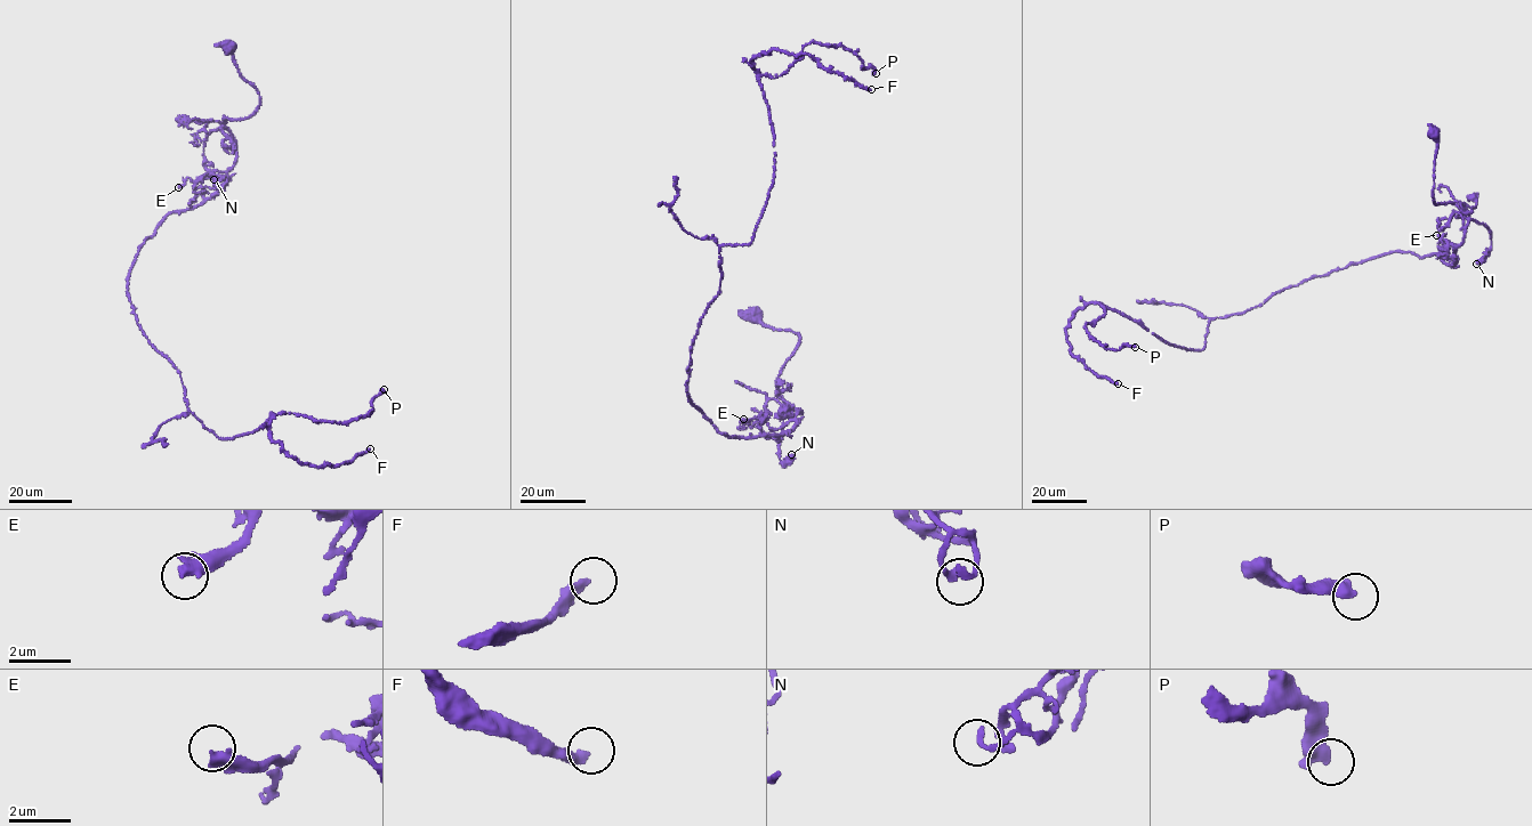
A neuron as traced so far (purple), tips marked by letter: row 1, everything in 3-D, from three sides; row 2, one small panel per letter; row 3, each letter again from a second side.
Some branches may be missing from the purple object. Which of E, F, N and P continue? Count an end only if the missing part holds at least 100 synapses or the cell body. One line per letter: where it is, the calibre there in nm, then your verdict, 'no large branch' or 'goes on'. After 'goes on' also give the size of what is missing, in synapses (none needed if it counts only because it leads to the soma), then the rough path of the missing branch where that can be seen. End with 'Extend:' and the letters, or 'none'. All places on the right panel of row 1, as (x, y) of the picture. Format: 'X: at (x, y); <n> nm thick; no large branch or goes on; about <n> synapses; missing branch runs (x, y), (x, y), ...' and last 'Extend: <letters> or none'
E: at (1436, 235); 320 nm thick; no large branch
F: at (1118, 383); 320 nm thick; goes on; about 300 synapses; missing branch runs (1118, 383), (1137, 380), (1146, 411), (1143, 406), (1118, 412), (1090, 427), (1088, 443)
N: at (1476, 264); 180 nm thick; no large branch
P: at (1135, 347); 400 nm thick; no large branch
Extend: F

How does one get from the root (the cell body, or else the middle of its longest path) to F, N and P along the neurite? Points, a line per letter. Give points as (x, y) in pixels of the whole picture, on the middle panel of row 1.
F: (755, 314), (798, 333), (801, 412), (735, 437), (686, 382), (773, 183), (752, 61), (871, 89)
N: (755, 314), (763, 326), (798, 333), (800, 338), (776, 385), (785, 414), (779, 446), (782, 466), (791, 454)
P: (755, 314), (798, 333), (801, 412), (735, 437), (686, 382), (773, 183), (759, 78), (816, 42), (876, 73)

